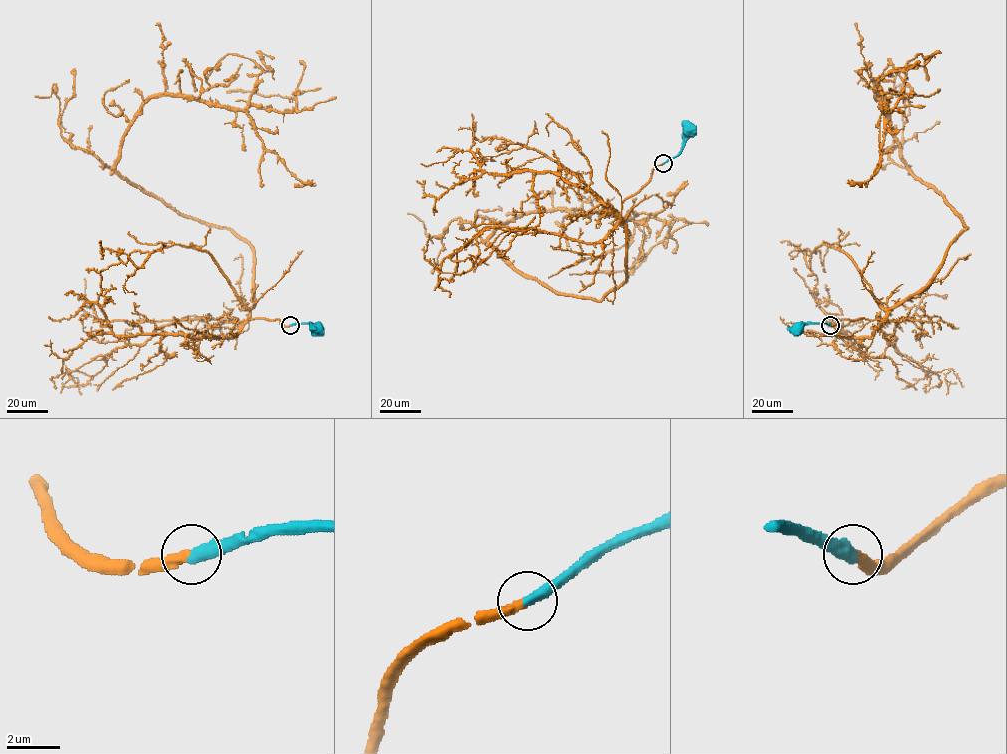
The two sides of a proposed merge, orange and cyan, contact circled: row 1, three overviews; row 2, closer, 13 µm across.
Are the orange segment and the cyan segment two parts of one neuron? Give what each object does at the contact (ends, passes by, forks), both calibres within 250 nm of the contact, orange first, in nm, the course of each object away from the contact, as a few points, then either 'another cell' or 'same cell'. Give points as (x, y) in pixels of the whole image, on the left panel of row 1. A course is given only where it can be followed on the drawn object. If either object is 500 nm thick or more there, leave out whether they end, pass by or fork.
orange ends; cyan ends; calibres 360 and 480 nm; course orange (290, 325), (248, 319), (246, 242), (116, 170), (127, 126), (152, 97), (296, 107), (226, 93); course cyan (290, 325), (311, 323), (315, 329); same cell

